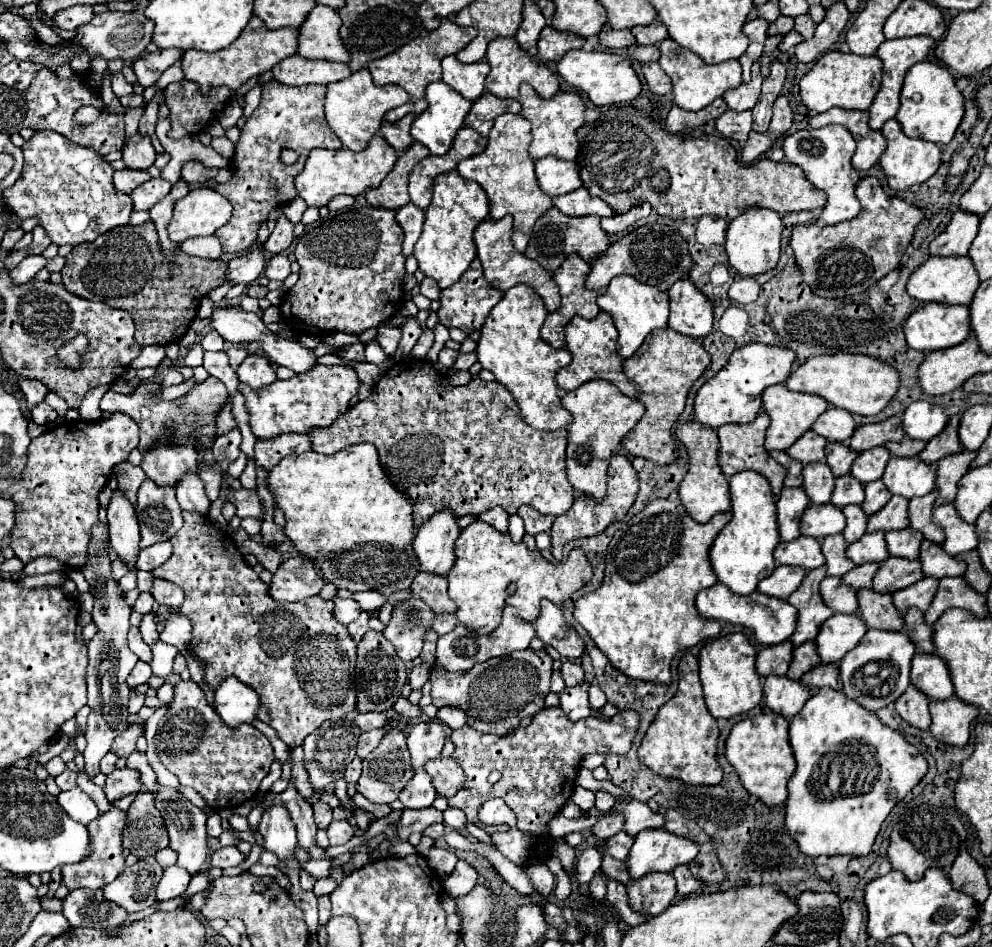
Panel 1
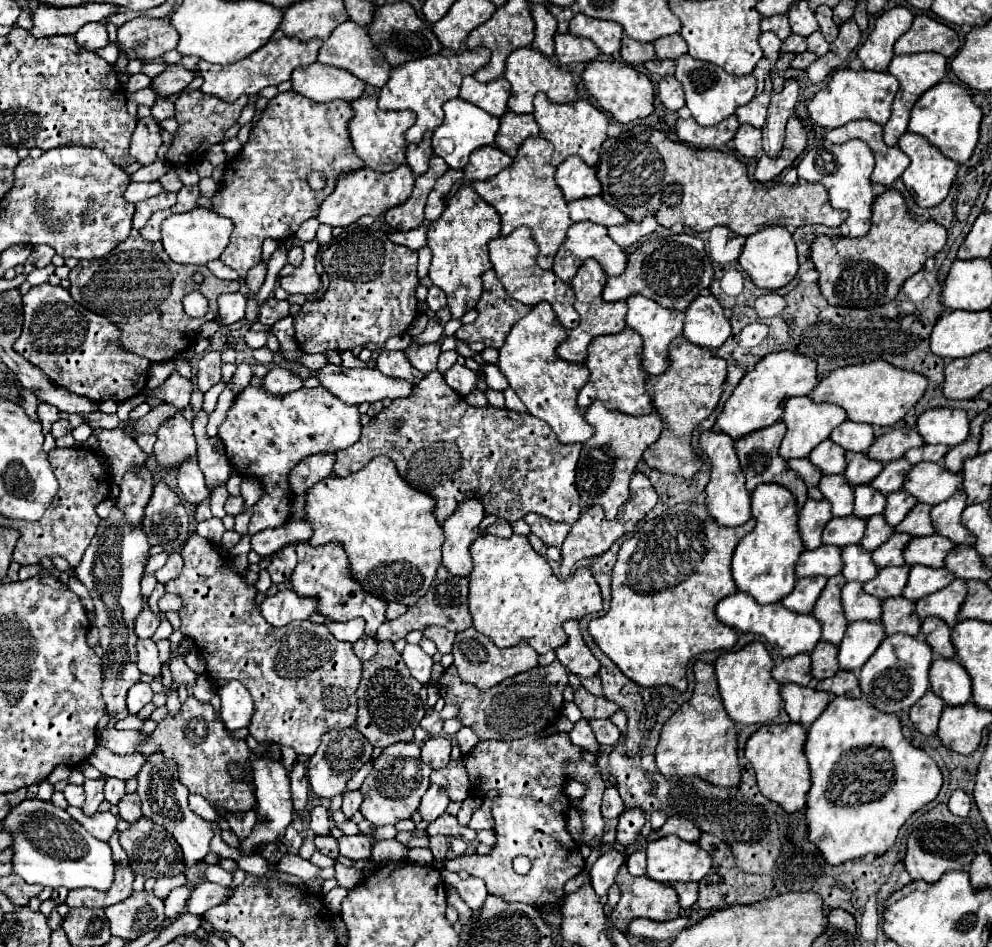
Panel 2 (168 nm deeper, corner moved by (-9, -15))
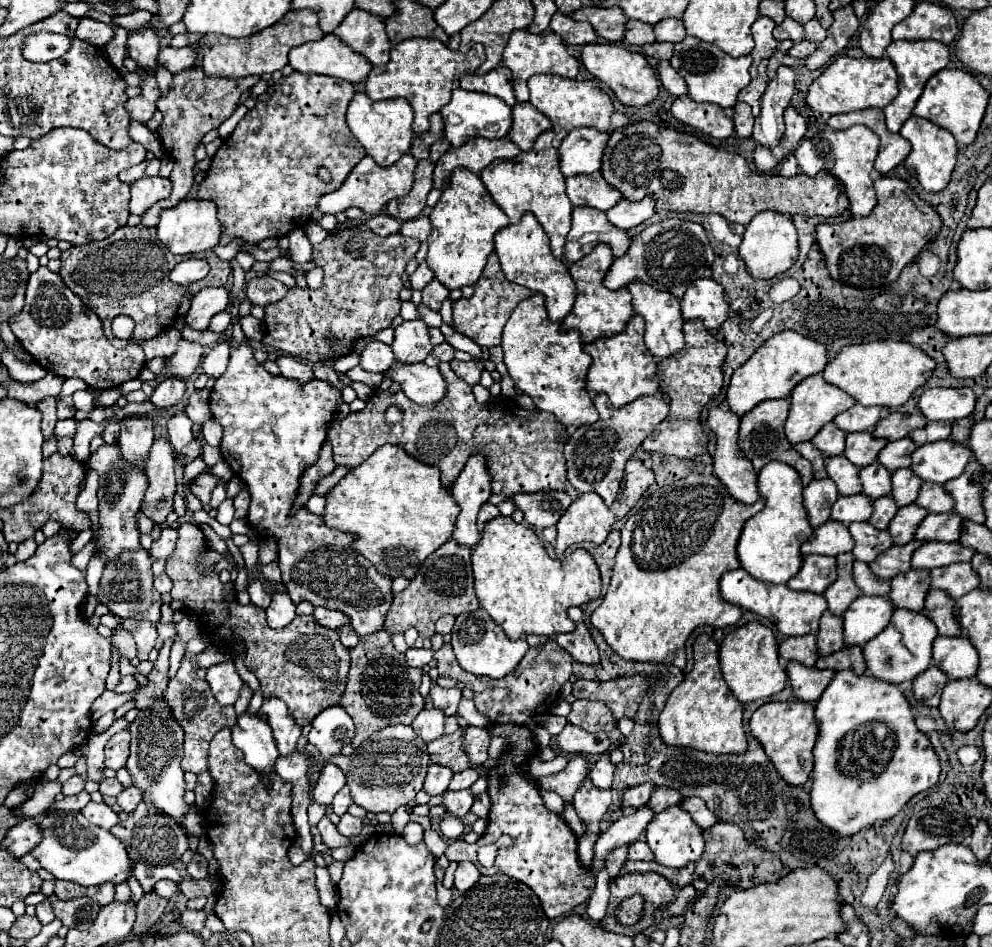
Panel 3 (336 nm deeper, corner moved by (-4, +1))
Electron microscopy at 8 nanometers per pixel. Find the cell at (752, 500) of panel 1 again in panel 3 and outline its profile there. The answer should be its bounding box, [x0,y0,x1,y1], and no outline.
[736,462,812,584]

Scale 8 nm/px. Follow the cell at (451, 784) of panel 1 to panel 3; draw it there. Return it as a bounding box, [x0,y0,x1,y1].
[428,730,470,772]

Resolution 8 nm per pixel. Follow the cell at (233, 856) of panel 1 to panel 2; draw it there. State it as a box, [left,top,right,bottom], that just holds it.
[203,864,231,886]

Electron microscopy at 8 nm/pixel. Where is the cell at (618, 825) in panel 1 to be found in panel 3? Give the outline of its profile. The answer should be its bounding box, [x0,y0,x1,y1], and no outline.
[620,784,654,810]

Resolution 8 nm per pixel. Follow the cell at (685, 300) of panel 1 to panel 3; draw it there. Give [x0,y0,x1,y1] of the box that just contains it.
[682,278,728,330]

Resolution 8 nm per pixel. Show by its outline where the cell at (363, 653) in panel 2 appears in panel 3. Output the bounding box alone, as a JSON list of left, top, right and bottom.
[338,624,360,648]

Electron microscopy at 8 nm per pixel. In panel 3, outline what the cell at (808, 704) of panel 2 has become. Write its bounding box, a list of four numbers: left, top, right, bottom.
[786,662,834,702]

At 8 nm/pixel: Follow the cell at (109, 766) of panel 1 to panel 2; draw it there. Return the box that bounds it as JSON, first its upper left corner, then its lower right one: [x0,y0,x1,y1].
[103,778,125,804]

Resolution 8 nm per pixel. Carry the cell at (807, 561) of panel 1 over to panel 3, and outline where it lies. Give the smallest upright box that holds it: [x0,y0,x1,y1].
[800,520,854,556]

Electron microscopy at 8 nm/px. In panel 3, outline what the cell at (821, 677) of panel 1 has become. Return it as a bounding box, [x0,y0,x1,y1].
[816,646,866,674]

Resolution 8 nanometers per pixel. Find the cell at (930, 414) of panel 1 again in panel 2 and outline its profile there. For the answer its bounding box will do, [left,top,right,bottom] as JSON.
[917,408,969,446]

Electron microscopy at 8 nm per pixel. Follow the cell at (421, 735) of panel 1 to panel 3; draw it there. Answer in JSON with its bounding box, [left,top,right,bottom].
[412,708,446,744]

